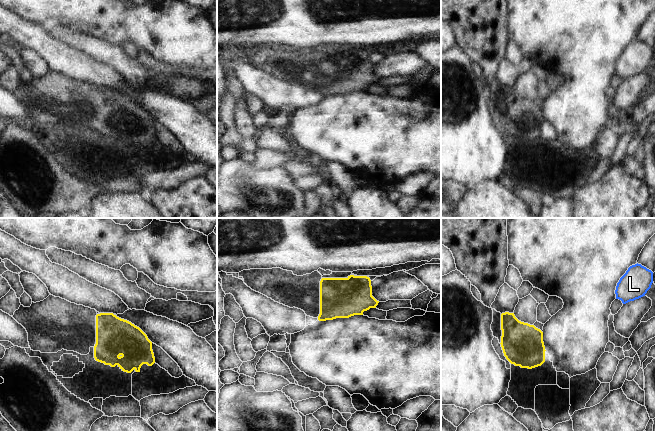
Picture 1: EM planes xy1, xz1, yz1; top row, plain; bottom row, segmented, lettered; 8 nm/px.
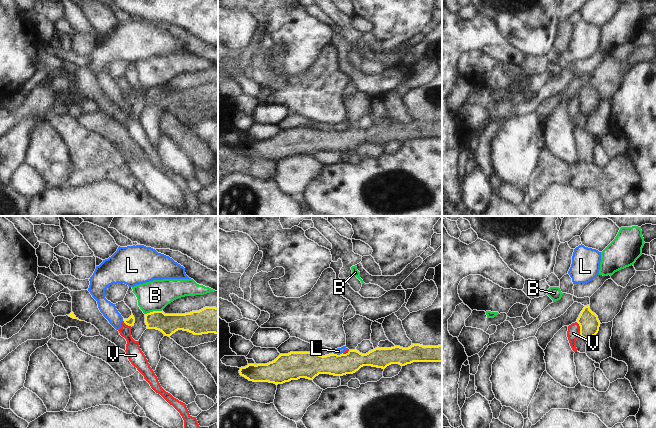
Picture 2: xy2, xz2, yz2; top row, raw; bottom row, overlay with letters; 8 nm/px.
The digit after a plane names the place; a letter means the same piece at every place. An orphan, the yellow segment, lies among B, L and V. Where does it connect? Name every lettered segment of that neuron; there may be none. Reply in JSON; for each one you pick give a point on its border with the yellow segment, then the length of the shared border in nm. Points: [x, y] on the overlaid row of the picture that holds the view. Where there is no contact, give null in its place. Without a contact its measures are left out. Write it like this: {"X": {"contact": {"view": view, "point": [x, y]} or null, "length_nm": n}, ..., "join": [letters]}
{"join": []}

